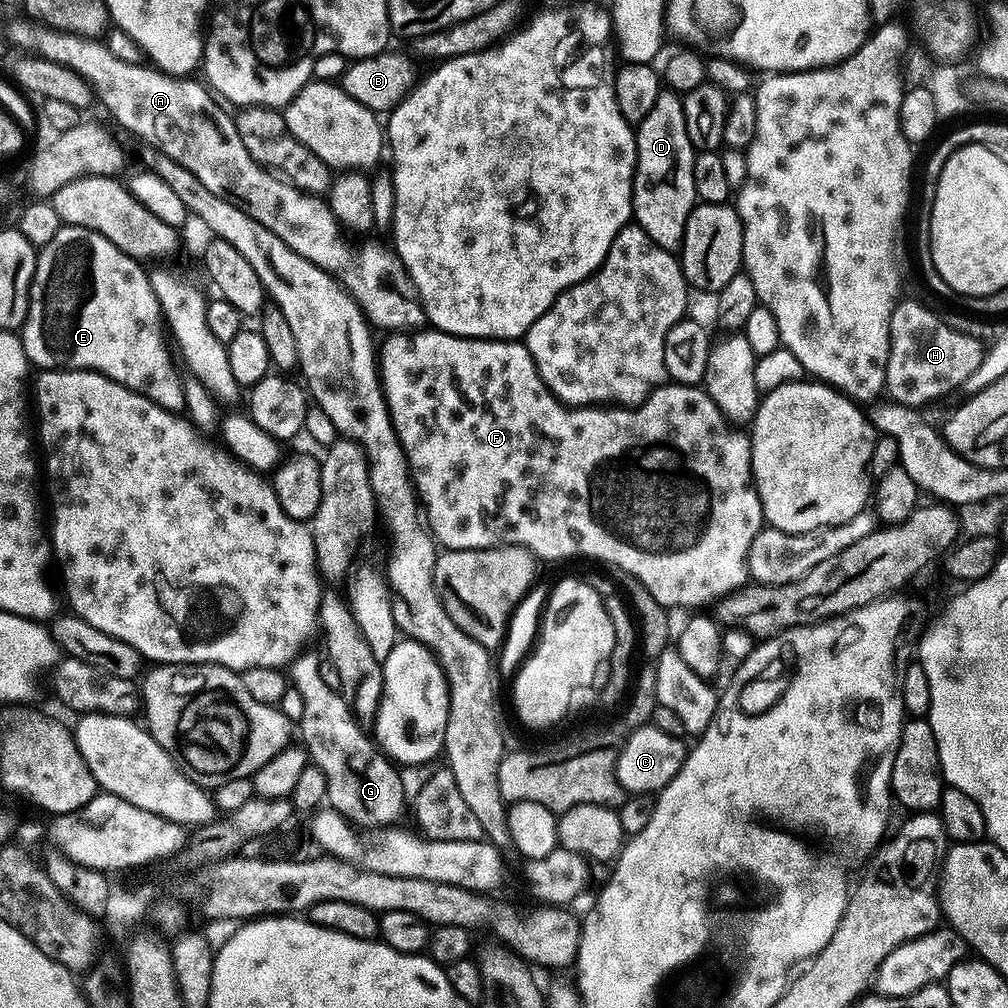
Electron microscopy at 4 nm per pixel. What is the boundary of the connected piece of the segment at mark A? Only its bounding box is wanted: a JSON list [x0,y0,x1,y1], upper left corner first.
[78,43,425,330]

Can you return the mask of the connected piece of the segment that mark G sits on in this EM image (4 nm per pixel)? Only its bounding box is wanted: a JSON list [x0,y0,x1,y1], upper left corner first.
[290,650,406,829]

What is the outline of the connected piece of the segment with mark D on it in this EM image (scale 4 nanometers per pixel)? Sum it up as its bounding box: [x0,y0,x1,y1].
[632,90,696,253]

